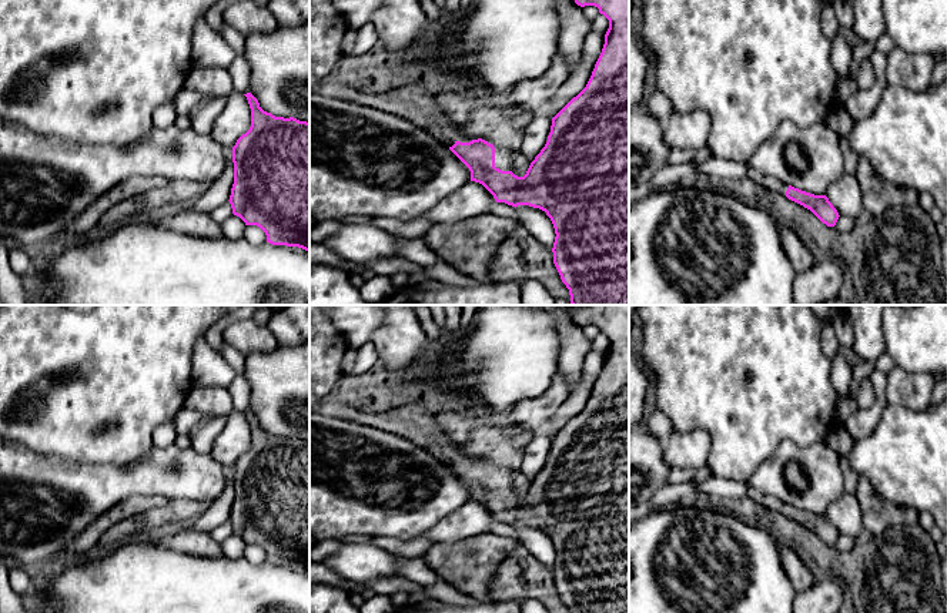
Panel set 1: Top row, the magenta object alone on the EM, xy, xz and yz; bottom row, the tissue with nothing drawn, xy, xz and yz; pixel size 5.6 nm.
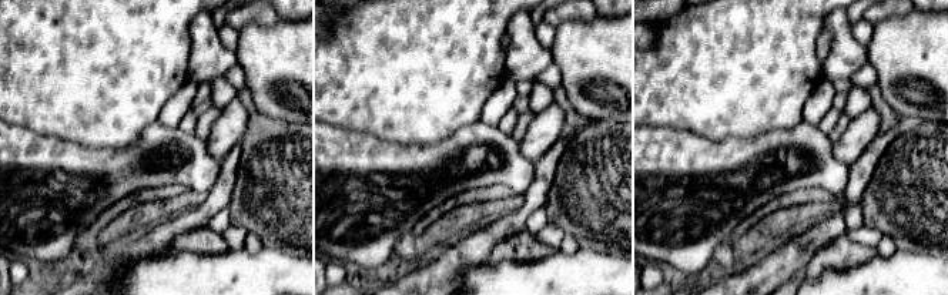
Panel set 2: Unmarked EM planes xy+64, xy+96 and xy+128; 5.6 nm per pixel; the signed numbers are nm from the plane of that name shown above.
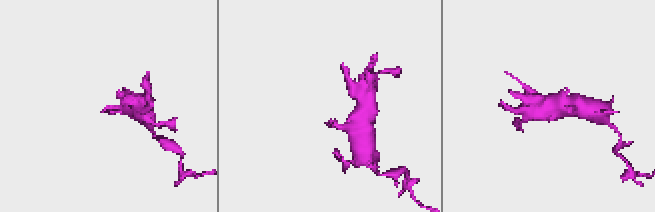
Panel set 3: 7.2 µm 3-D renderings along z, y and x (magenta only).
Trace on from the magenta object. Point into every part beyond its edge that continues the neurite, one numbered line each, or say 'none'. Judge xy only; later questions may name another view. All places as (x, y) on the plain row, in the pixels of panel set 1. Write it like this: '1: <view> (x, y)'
none

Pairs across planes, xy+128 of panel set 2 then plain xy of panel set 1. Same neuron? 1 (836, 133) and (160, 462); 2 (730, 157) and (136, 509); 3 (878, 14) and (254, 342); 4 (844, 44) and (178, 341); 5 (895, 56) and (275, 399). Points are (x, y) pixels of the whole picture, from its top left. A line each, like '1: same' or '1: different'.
1: different
2: different
3: same
4: different
5: same

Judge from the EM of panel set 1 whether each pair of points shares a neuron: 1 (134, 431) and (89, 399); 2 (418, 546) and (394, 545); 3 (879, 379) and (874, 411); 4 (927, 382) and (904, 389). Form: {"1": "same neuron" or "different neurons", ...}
{"1": "same neuron", "2": "same neuron", "3": "same neuron", "4": "same neuron"}

